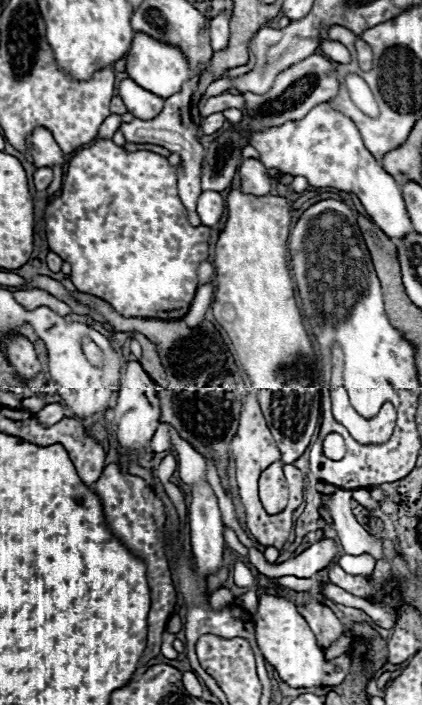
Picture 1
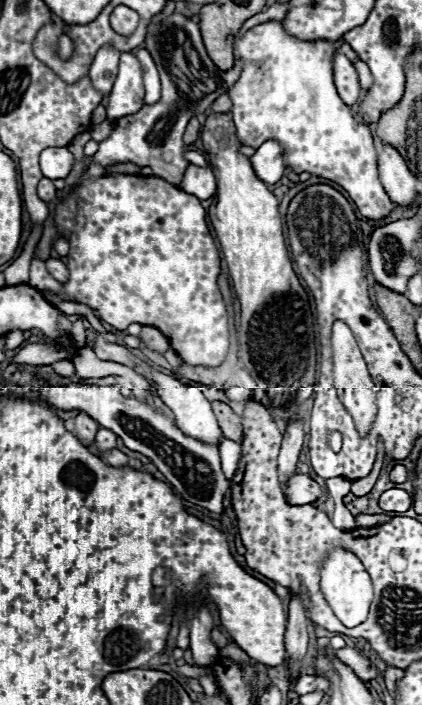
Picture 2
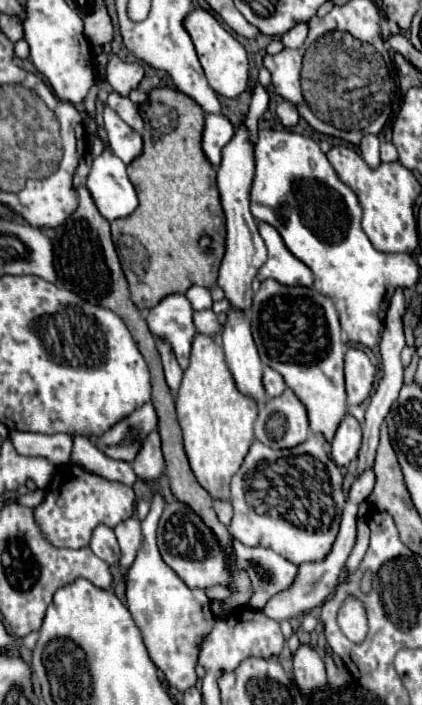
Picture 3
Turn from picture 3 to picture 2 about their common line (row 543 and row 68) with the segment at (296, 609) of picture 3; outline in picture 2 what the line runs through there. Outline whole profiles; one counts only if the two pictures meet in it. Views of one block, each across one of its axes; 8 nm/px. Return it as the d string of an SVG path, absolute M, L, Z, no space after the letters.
M336 52L336 58L334 58L334 80L336 80L336 88L338 88L340 98L348 106L352 106L360 96L358 74L354 70L354 64L340 52Z

